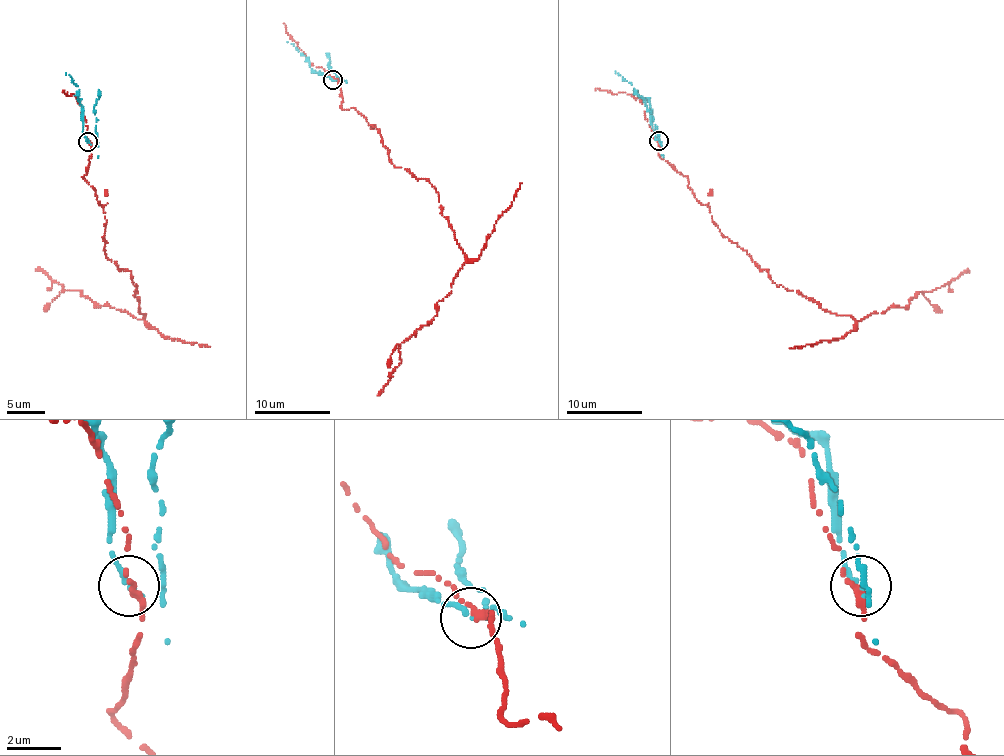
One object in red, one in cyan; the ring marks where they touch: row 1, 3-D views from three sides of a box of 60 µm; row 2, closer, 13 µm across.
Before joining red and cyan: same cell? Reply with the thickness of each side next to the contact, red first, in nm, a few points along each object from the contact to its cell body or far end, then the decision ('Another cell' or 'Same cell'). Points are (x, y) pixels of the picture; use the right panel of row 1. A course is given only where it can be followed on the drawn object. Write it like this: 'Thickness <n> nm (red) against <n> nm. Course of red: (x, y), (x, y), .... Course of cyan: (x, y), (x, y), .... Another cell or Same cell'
Thickness 320 nm (red) against 240 nm. Course of red: (658, 140), (658, 155), (685, 176), (725, 237), (779, 286), (823, 309), (861, 321), (969, 270). Course of cyan: (659, 140), (652, 128), (650, 104), (615, 71). Another cell

